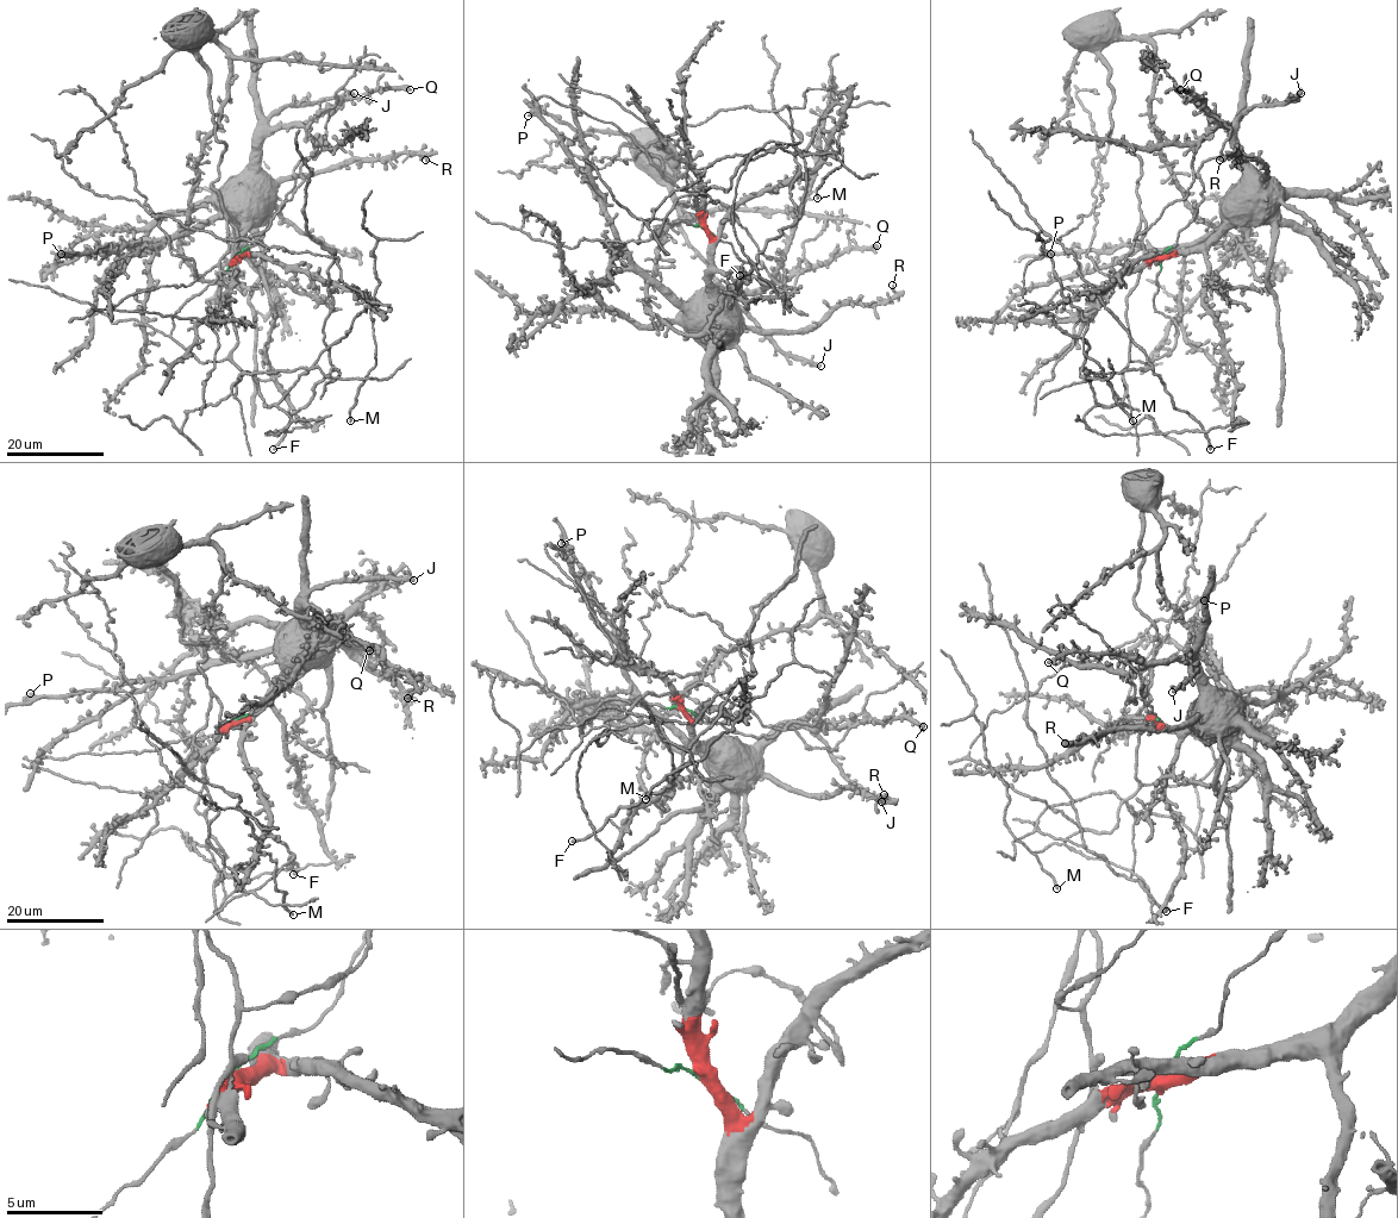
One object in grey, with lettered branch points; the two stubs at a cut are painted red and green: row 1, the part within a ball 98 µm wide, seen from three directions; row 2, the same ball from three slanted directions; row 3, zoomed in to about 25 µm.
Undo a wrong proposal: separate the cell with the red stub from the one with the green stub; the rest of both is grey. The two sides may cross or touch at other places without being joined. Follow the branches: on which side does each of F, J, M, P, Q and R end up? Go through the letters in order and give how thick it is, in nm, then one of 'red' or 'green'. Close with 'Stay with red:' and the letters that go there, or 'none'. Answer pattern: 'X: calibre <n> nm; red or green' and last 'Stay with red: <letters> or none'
F: calibre 360 nm; red
J: calibre 440 nm; red
M: calibre 240 nm; red
P: calibre 160 nm; red
Q: calibre 280 nm; red
R: calibre 380 nm; red
Stay with red: F, J, M, P, Q, R

